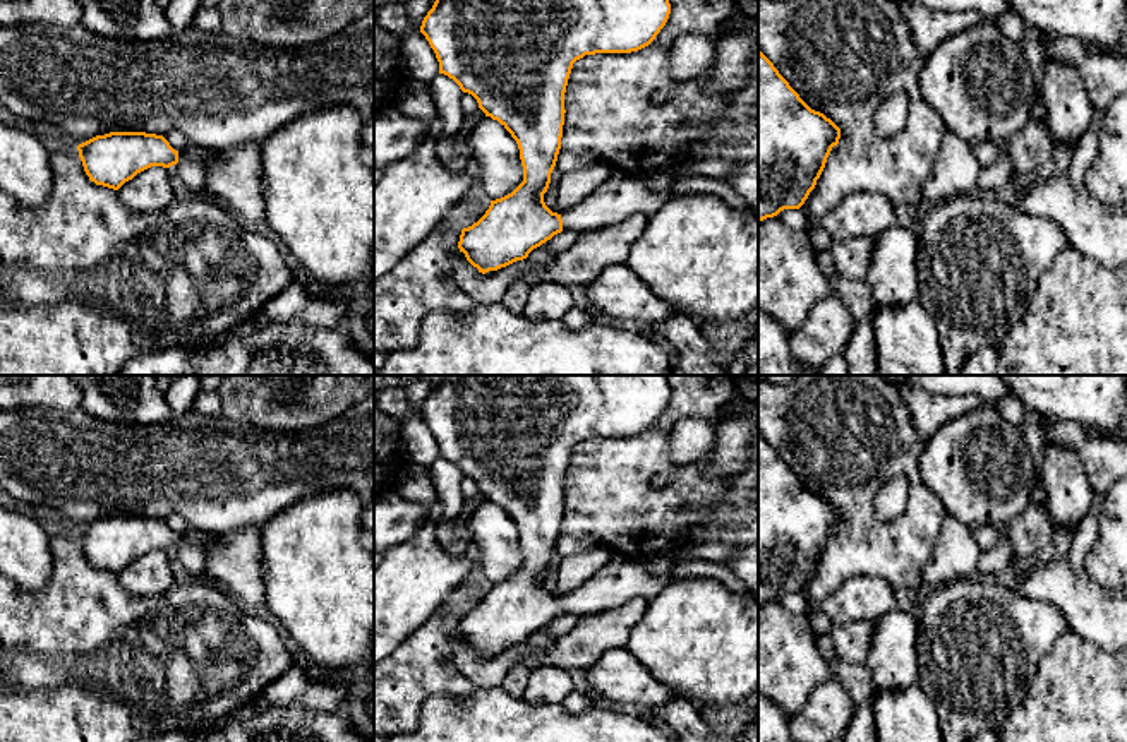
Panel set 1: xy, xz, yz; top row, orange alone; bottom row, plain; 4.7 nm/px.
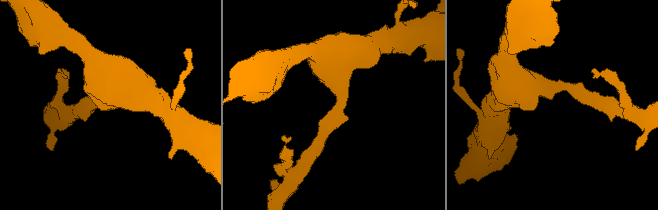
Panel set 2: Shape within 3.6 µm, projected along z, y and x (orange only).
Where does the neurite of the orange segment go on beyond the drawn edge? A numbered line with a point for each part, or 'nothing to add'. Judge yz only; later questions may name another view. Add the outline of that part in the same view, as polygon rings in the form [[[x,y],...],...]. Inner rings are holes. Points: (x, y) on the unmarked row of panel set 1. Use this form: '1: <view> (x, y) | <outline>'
nothing to add

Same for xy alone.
1: xy (196, 537) | [[[189,528],[184,535],[178,536],[178,542],[180,543],[192,543],[192,545],[206,550],[216,536],[218,535]]]

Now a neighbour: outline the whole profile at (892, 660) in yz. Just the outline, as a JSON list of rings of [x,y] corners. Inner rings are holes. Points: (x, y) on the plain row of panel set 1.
[[[894,608],[877,620],[866,667],[878,692],[918,684],[918,619]]]

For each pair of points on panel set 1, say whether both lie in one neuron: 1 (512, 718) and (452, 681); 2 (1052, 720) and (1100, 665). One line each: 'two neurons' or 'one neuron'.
1: two neurons
2: one neuron

